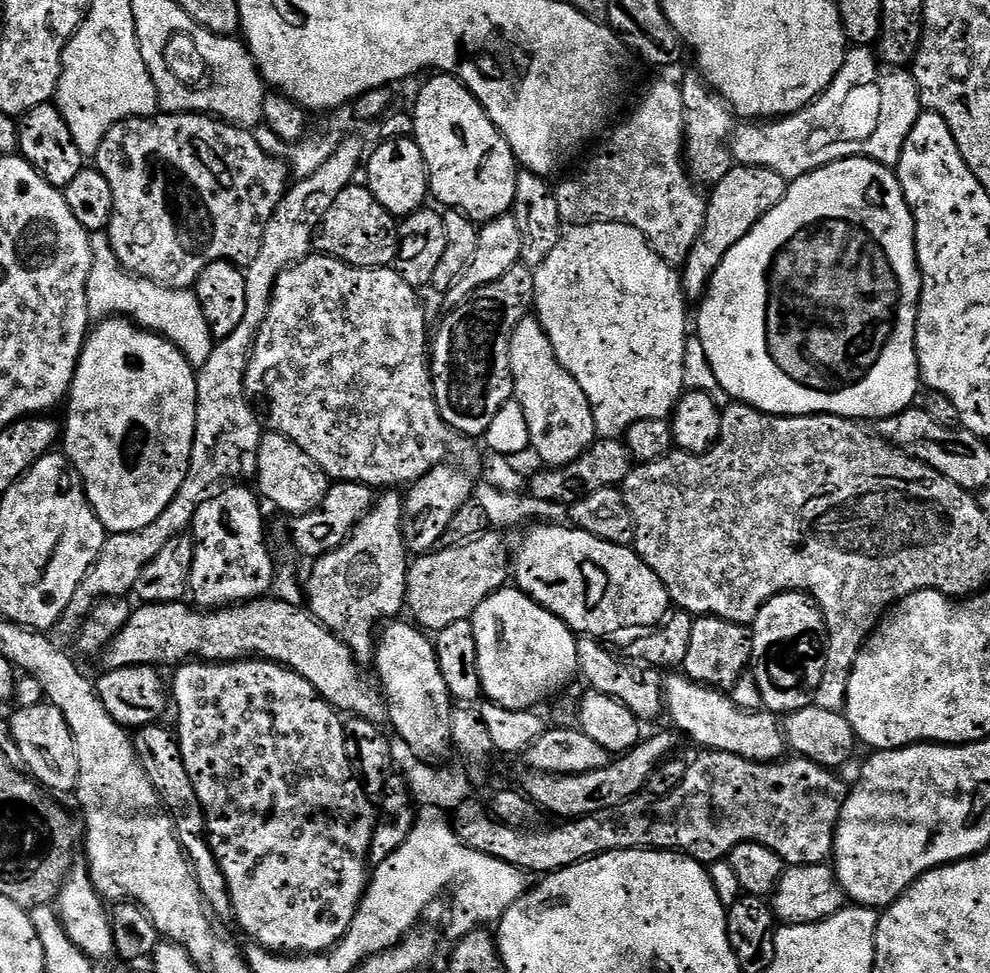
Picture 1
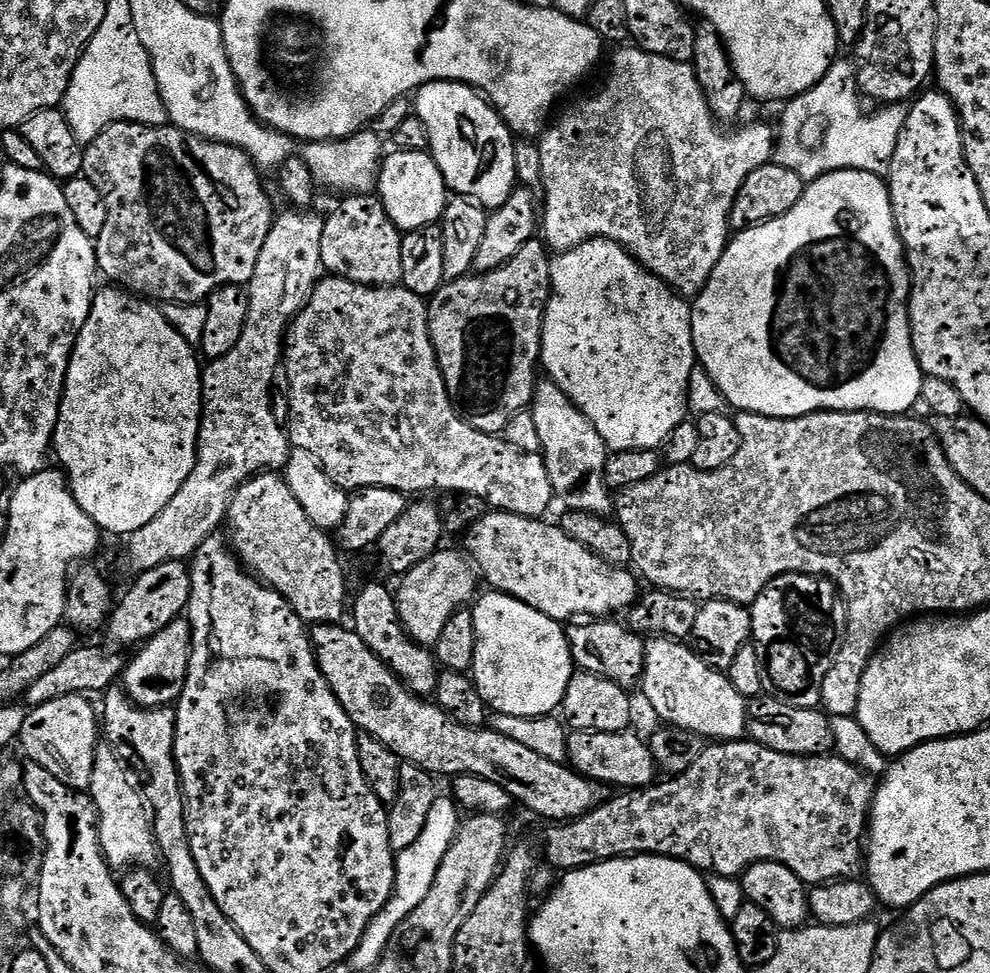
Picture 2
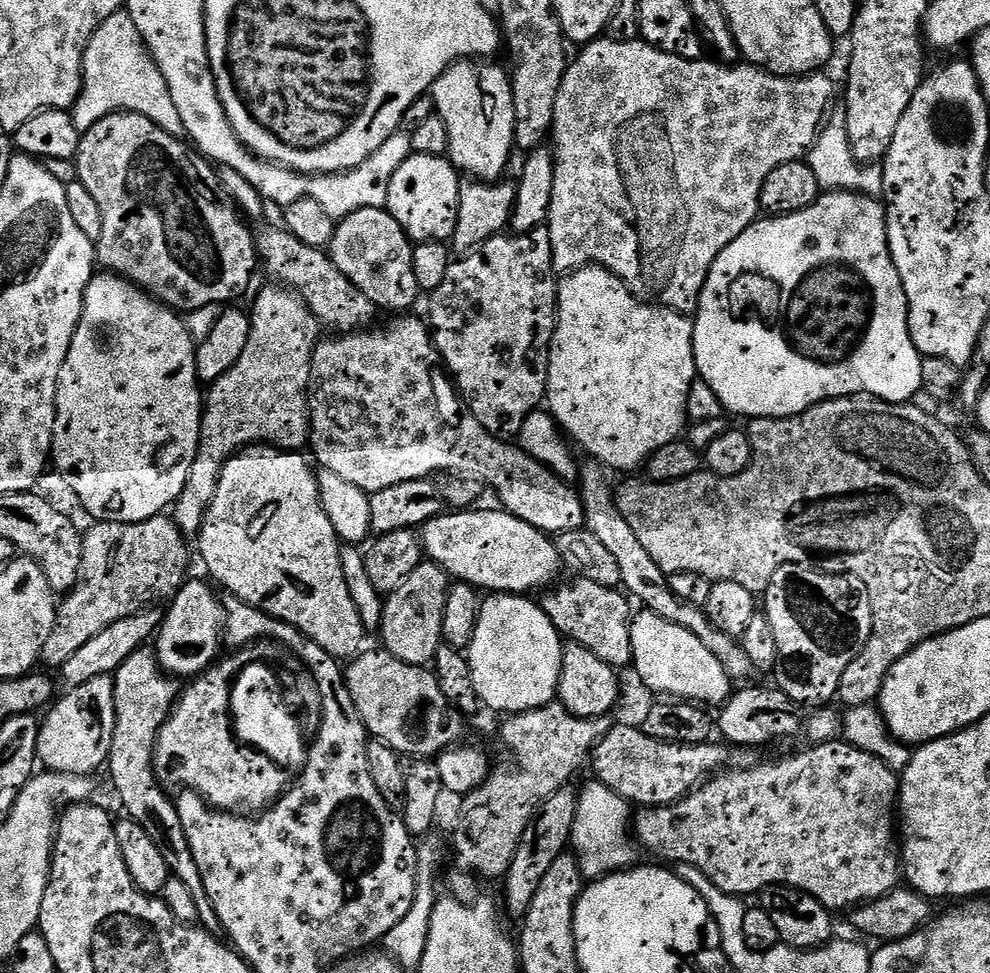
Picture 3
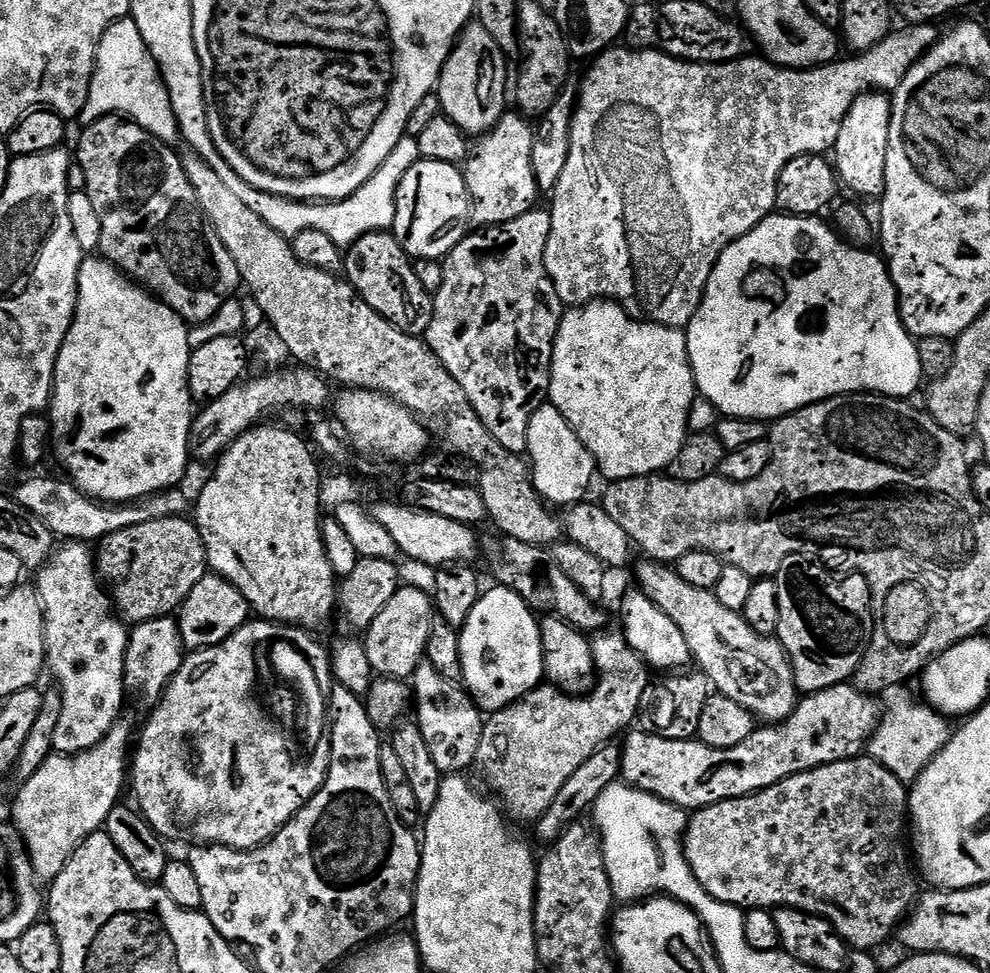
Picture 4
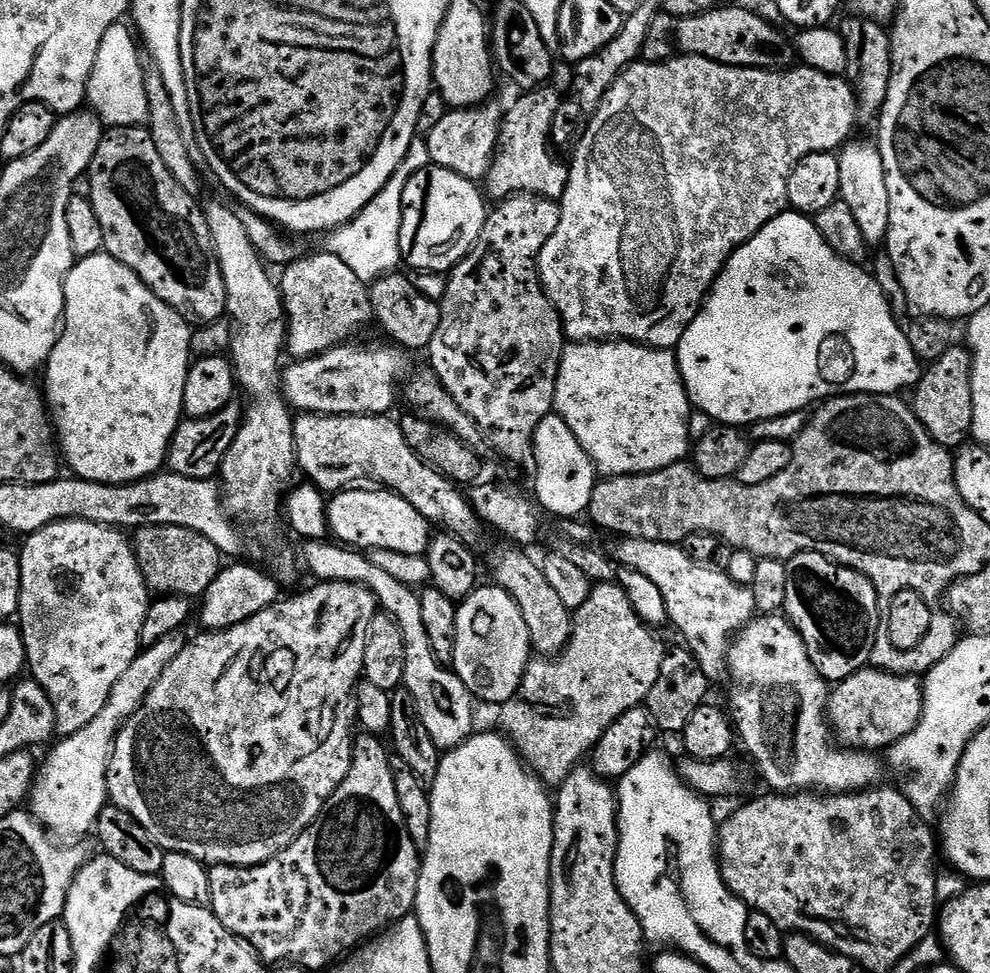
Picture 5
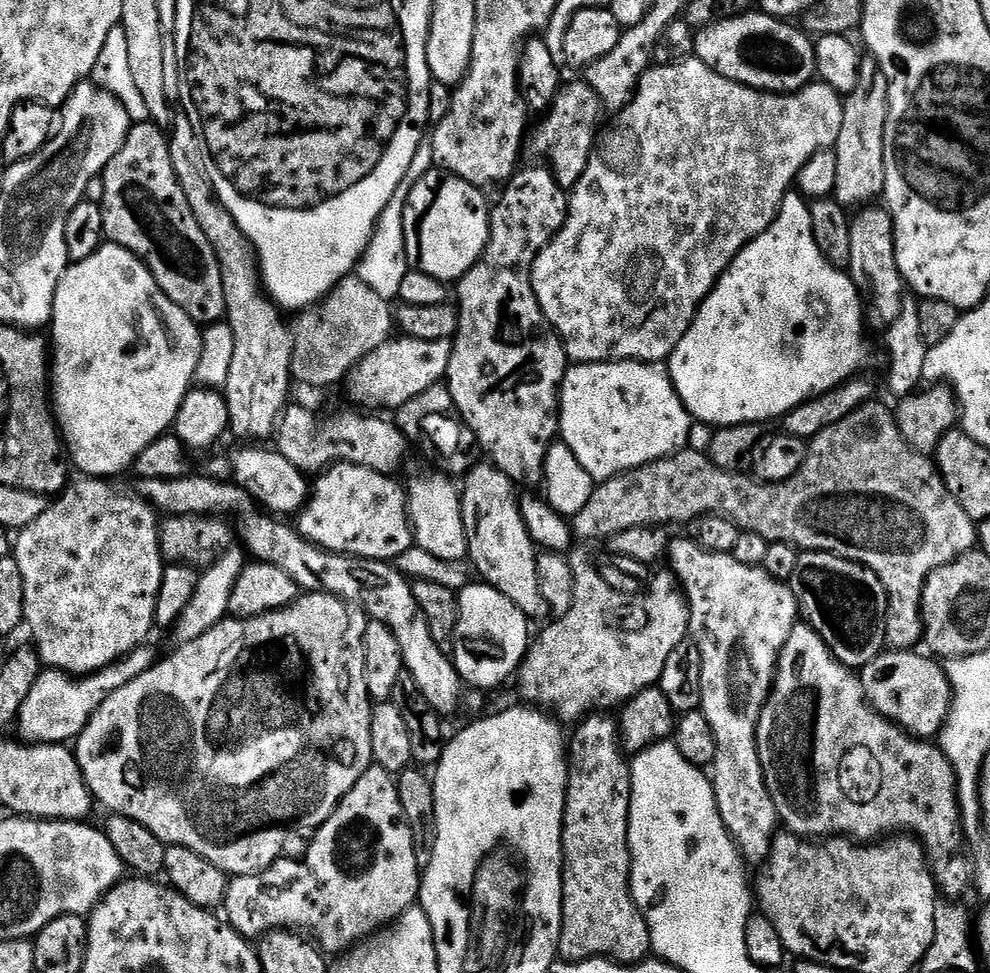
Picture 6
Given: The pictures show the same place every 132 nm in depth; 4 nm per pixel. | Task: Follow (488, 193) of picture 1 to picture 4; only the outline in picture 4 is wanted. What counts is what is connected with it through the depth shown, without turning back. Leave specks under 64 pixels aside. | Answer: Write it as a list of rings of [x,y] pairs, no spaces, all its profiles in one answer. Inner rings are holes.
[[[478,22],[468,25],[448,55],[444,69],[440,71],[438,95],[443,115],[458,125],[465,134],[479,138],[490,131],[506,111],[504,91],[510,88],[510,72],[504,52],[498,50],[498,42],[486,34],[486,26]]]

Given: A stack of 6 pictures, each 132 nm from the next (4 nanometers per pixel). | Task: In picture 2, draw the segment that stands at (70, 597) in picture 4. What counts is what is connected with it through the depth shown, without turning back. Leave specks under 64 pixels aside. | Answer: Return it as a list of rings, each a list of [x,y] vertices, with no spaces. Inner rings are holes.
[[[87,695],[67,696],[46,702],[31,709],[18,737],[31,763],[50,770],[58,782],[77,790],[88,790],[92,786],[92,771],[96,761],[96,749],[102,744],[102,724],[98,719],[98,708],[91,704]]]

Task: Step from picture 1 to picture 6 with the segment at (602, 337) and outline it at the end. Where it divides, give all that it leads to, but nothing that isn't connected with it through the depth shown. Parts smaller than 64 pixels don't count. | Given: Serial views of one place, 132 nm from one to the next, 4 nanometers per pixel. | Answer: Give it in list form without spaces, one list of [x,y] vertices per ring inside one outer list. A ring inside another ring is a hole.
[[[603,360],[597,364],[573,363],[564,373],[564,381],[560,387],[560,431],[558,436],[564,445],[570,450],[574,450],[574,458],[578,458],[578,462],[582,462],[582,470],[586,470],[595,483],[604,483],[612,477],[620,476],[622,473],[647,464],[653,464],[656,460],[664,460],[667,456],[687,449],[688,435],[693,422],[692,417],[688,414],[688,409],[684,407],[682,398],[676,392],[672,376],[663,363],[647,360]]]

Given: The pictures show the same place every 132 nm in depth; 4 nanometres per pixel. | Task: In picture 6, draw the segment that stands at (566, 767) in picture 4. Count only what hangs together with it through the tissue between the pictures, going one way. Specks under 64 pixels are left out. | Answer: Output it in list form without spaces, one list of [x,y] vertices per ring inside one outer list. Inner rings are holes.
[[[584,560],[575,561],[572,573],[574,606],[566,614],[555,617],[551,621],[553,624],[542,629],[540,637],[529,643],[528,653],[514,676],[514,685],[524,699],[521,701],[547,710],[560,722],[579,722],[597,710],[619,709],[627,700],[634,698],[634,694],[657,687],[666,658],[670,658],[670,650],[690,636],[688,604],[683,591],[652,592],[645,600],[640,600],[639,595],[627,596],[614,590],[614,586],[602,578],[597,565],[587,564]]]

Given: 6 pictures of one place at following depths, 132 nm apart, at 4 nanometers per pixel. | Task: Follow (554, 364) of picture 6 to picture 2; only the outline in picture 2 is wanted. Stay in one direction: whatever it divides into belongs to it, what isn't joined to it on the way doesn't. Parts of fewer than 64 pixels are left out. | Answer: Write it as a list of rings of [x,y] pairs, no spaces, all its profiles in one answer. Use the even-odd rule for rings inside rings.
[[[533,238],[502,267],[469,274],[460,280],[449,280],[427,301],[428,329],[448,387],[448,396],[470,426],[483,432],[503,433],[510,418],[531,405],[538,383],[536,368],[538,372],[544,311],[551,298],[550,252],[543,239]]]

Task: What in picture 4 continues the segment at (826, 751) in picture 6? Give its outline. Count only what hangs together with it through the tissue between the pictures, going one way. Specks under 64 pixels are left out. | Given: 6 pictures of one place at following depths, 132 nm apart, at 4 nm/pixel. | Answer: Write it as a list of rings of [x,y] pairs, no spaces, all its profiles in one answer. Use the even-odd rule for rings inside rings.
[[[641,559],[641,564],[635,565],[636,584],[635,587],[666,614],[666,618],[674,621],[674,626],[682,630],[682,635],[686,637],[686,646],[690,646],[690,654],[695,667],[703,672],[708,678],[709,685],[719,695],[730,698],[738,702],[746,711],[751,712],[753,717],[760,722],[783,722],[798,703],[798,689],[794,682],[792,673],[792,663],[788,661],[788,655],[784,653],[779,639],[771,636],[760,636],[744,620],[741,613],[734,610],[726,610],[722,602],[718,602],[715,591],[710,589],[698,589],[690,585],[685,579],[680,578],[675,567],[659,560]]]

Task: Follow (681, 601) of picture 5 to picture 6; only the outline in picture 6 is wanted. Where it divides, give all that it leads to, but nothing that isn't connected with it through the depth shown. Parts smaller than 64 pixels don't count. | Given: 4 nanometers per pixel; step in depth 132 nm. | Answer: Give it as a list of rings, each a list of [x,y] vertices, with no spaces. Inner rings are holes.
[[[689,538],[673,539],[668,545],[666,560],[667,563],[672,563],[672,572],[680,579],[679,587],[688,604],[690,639],[698,646],[702,658],[699,711],[703,712],[706,722],[710,722],[710,730],[714,730],[716,757],[710,765],[710,779],[716,795],[718,814],[739,848],[741,857],[749,865],[760,866],[767,861],[772,848],[772,837],[777,835],[778,817],[762,774],[756,730],[764,704],[772,693],[780,652],[798,622],[796,599],[785,581],[776,580],[763,567],[742,566],[742,562],[738,562],[731,554],[710,552]]]

